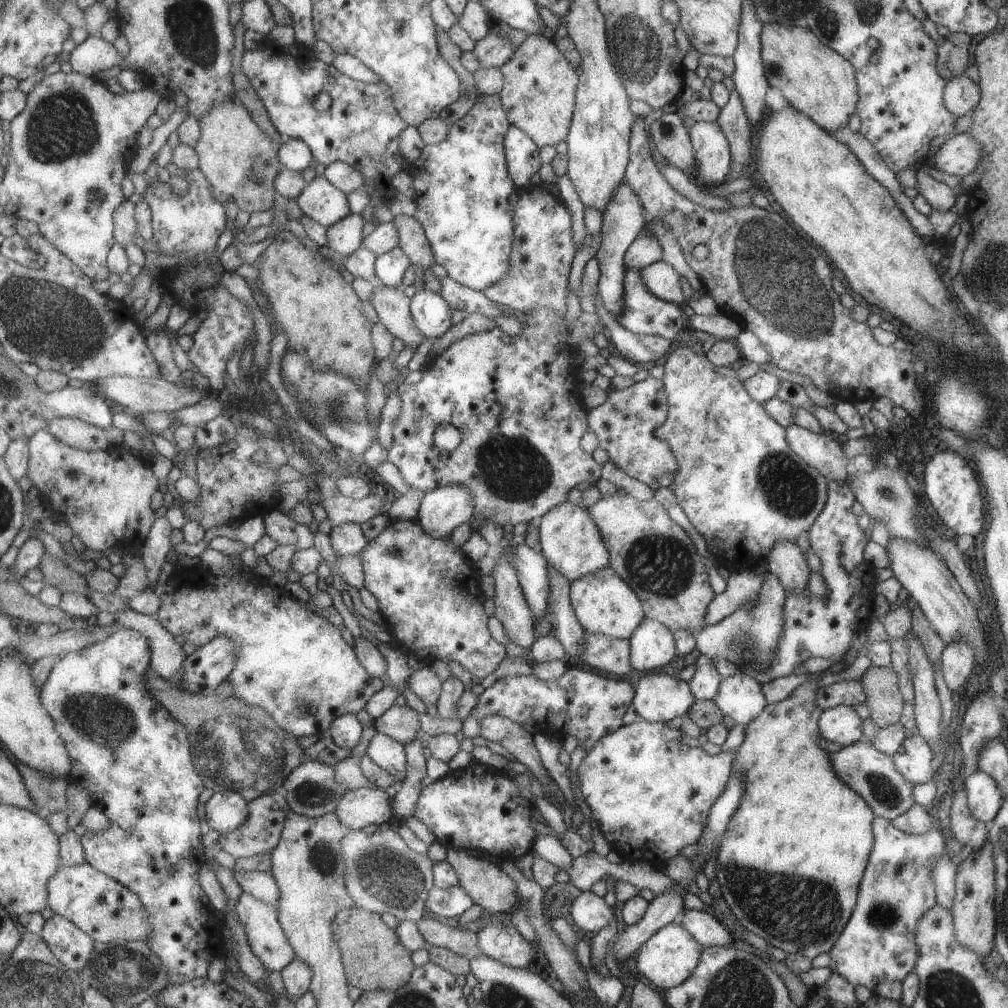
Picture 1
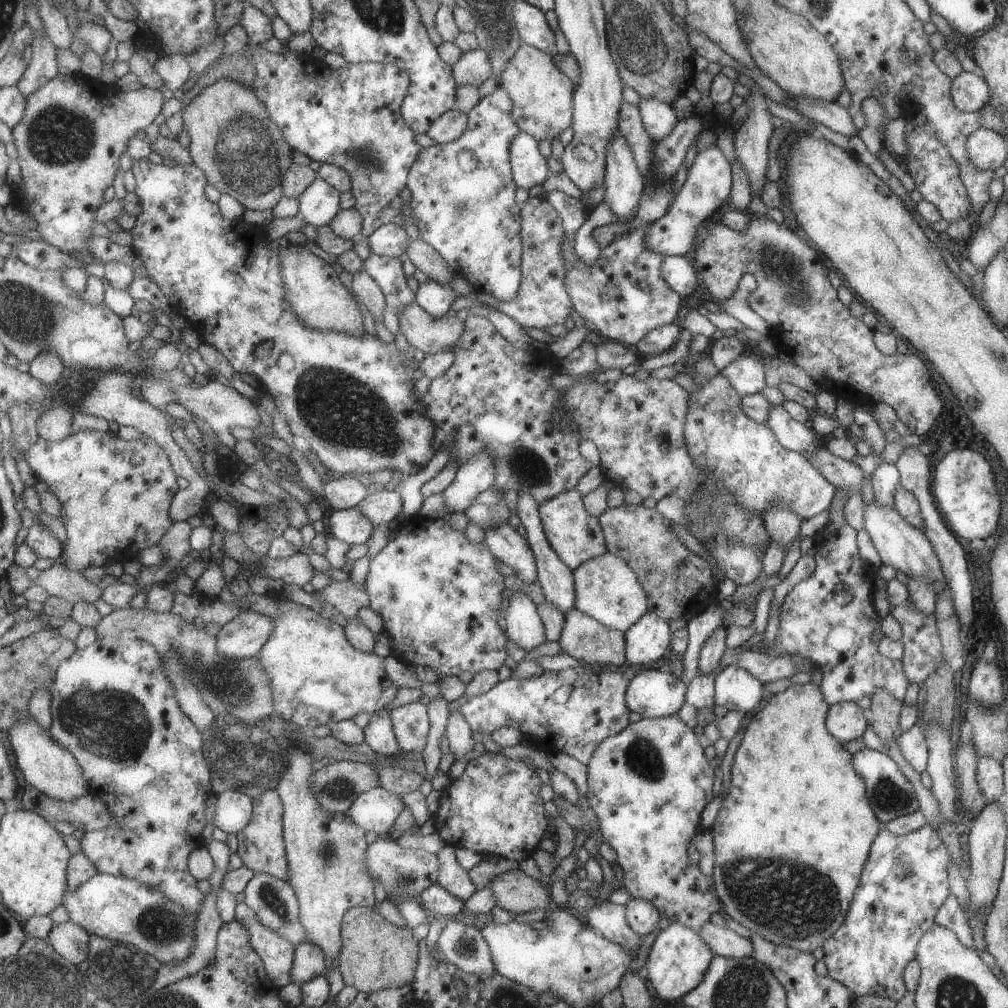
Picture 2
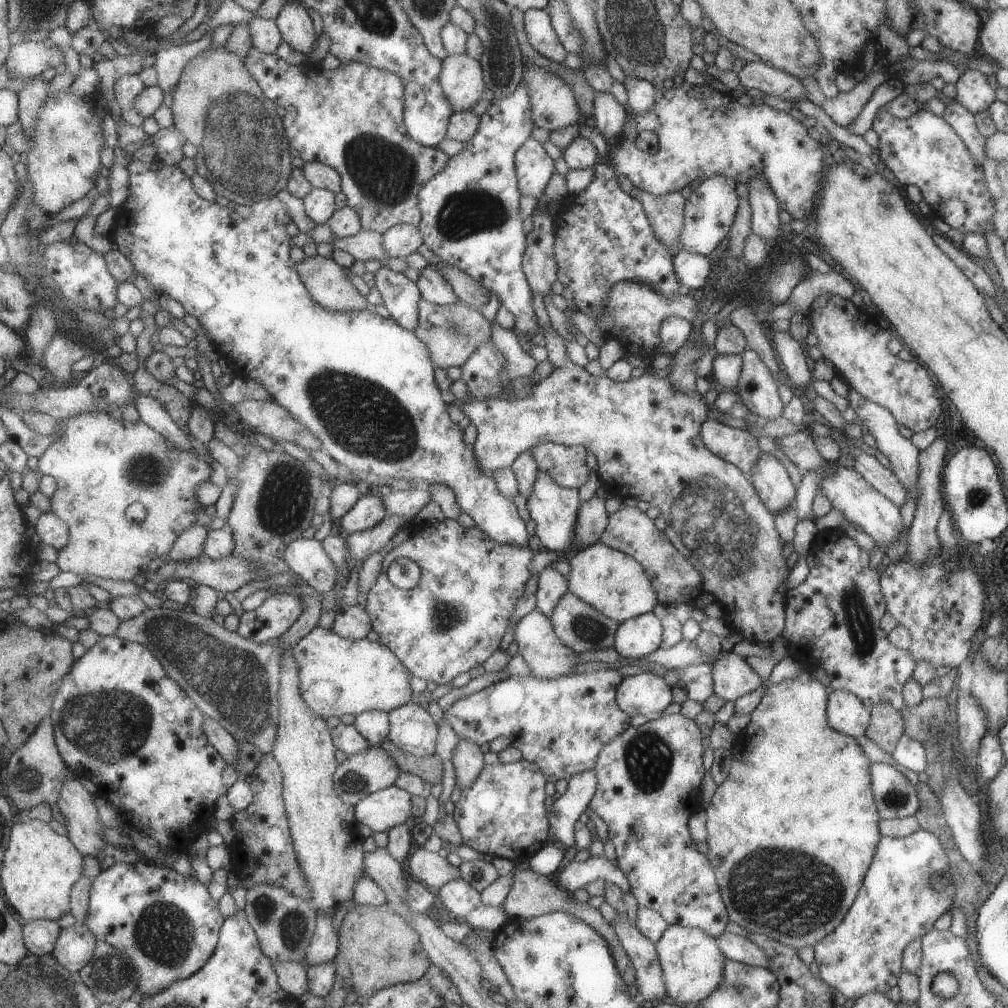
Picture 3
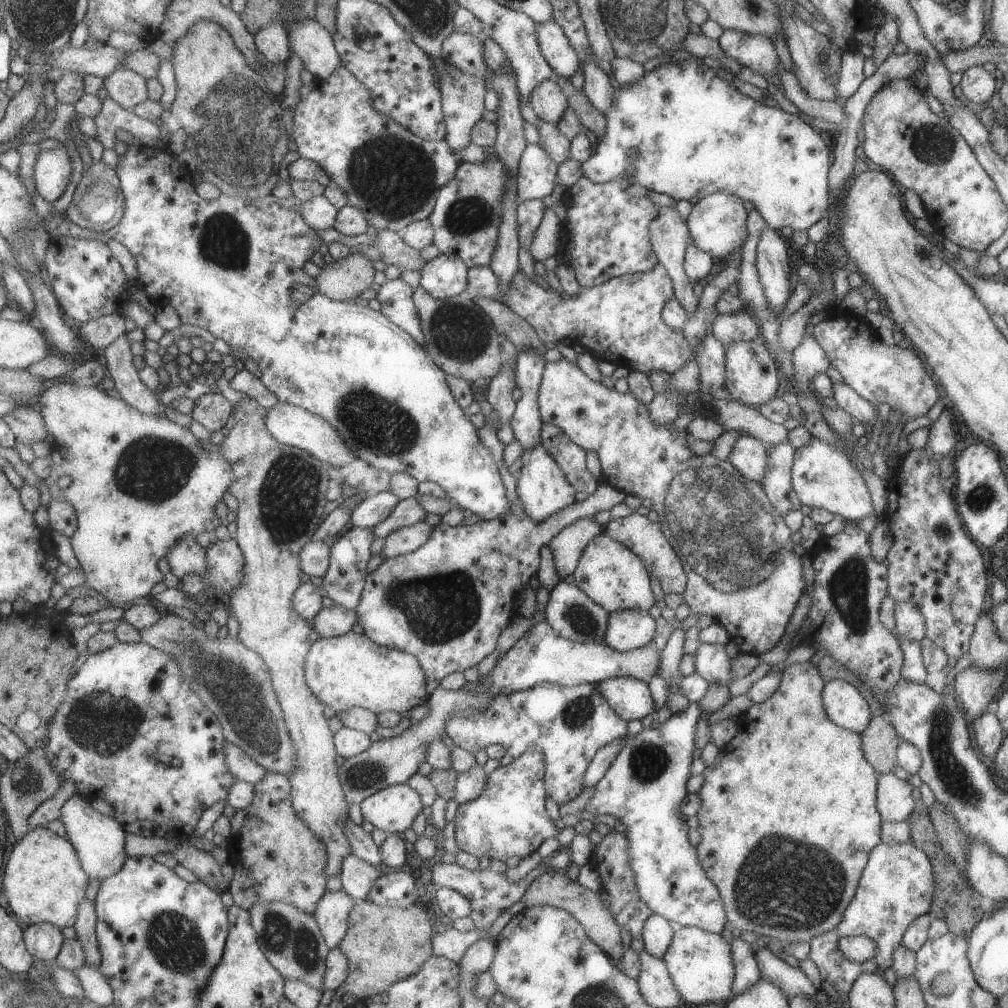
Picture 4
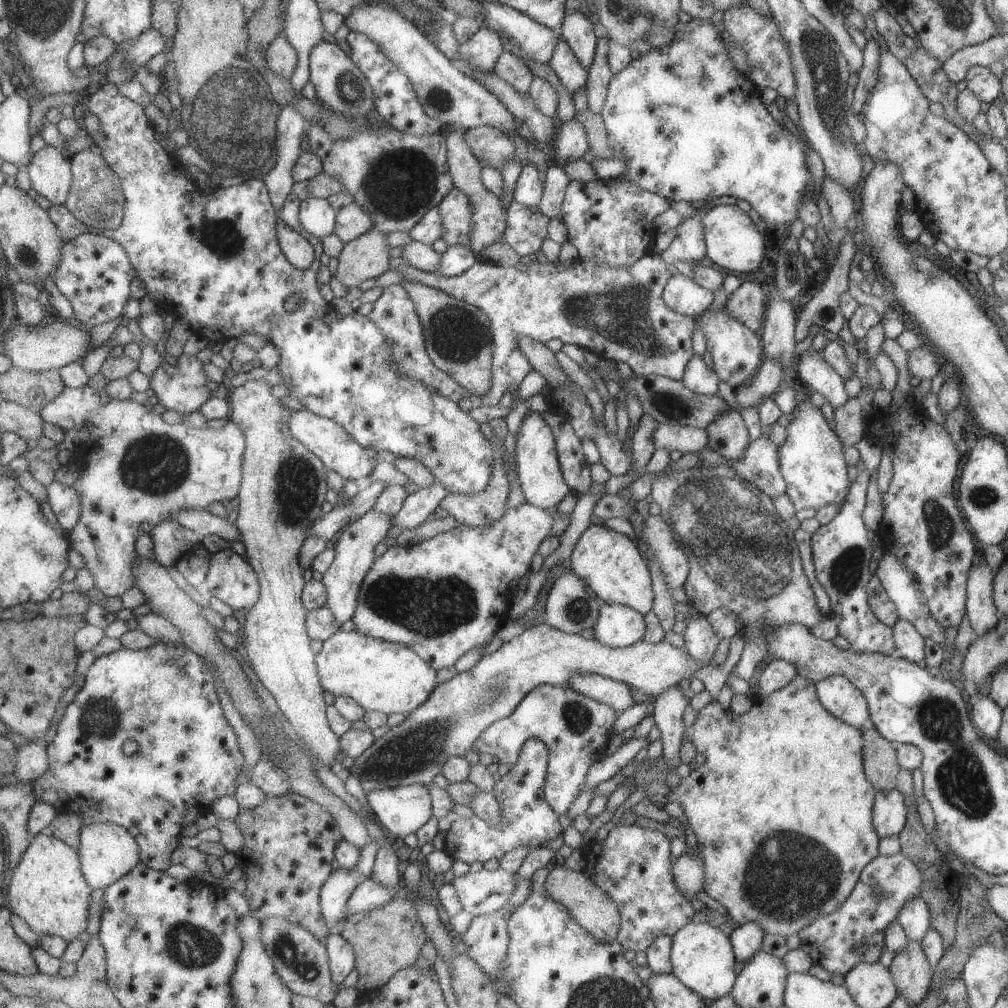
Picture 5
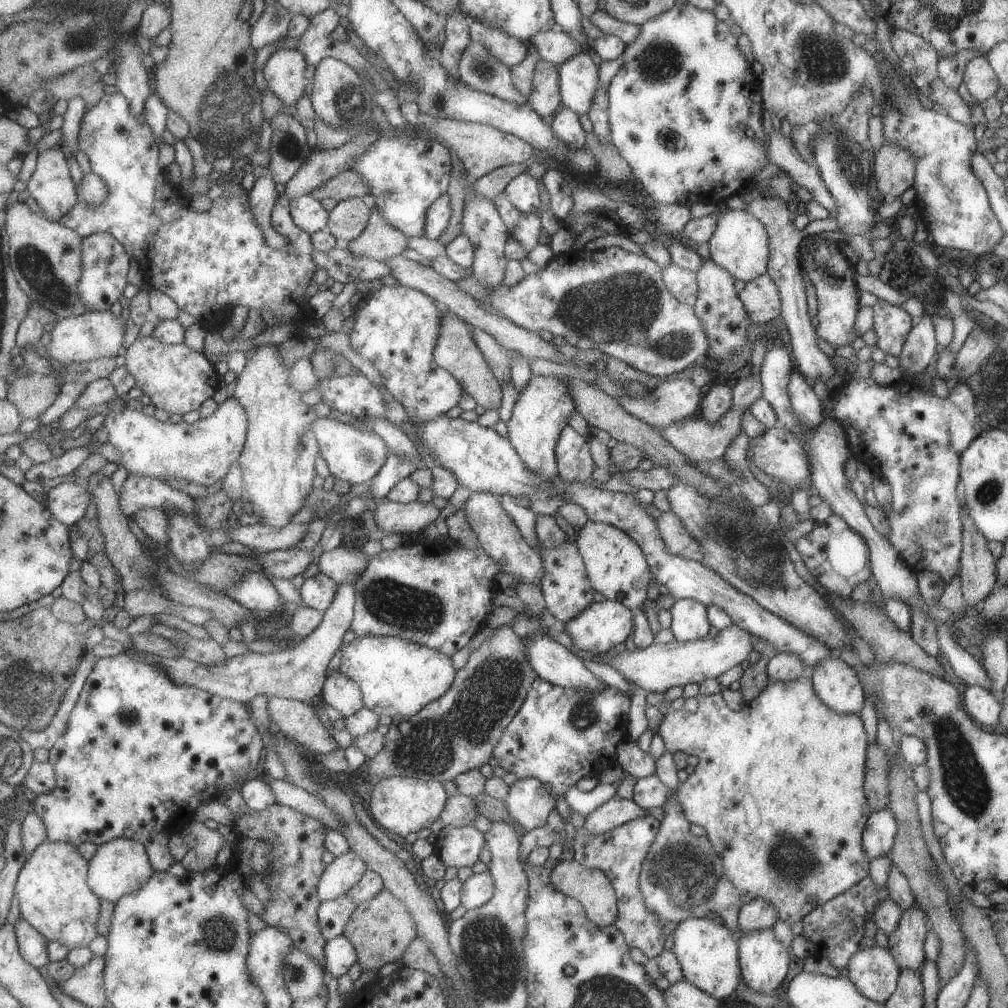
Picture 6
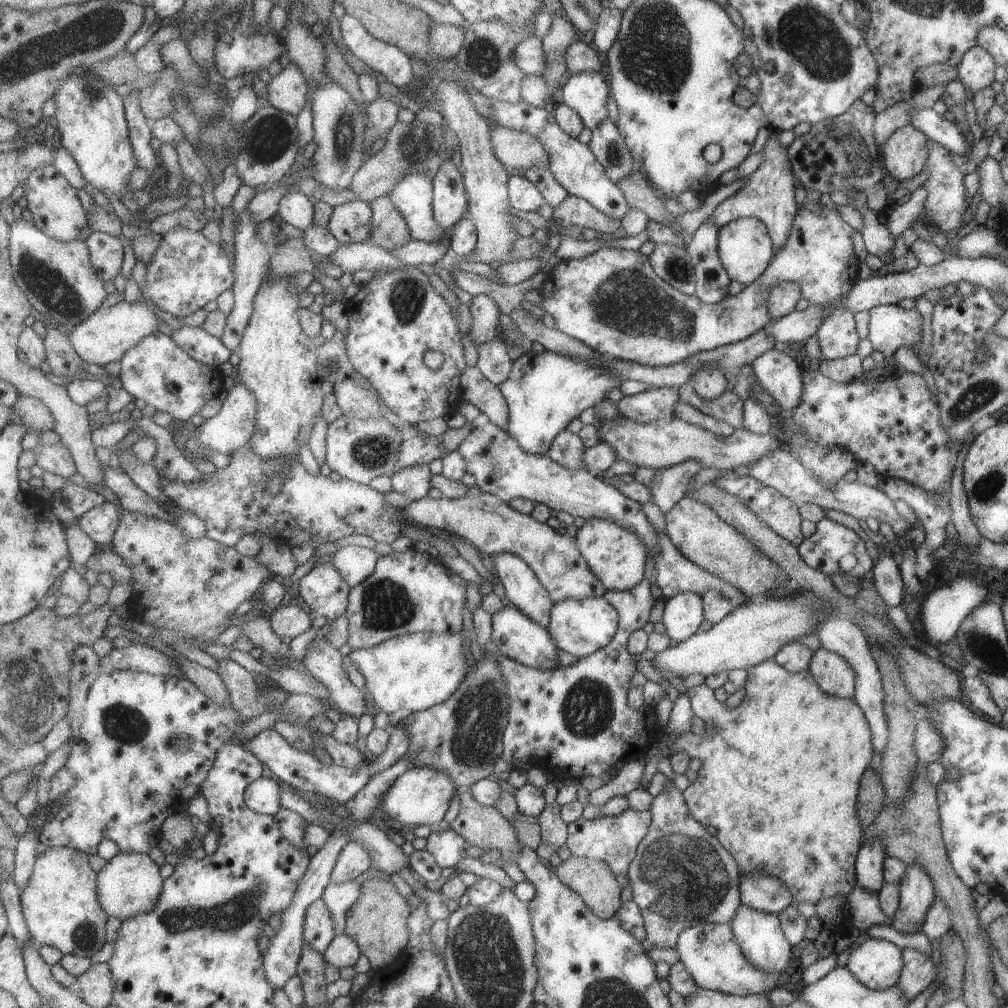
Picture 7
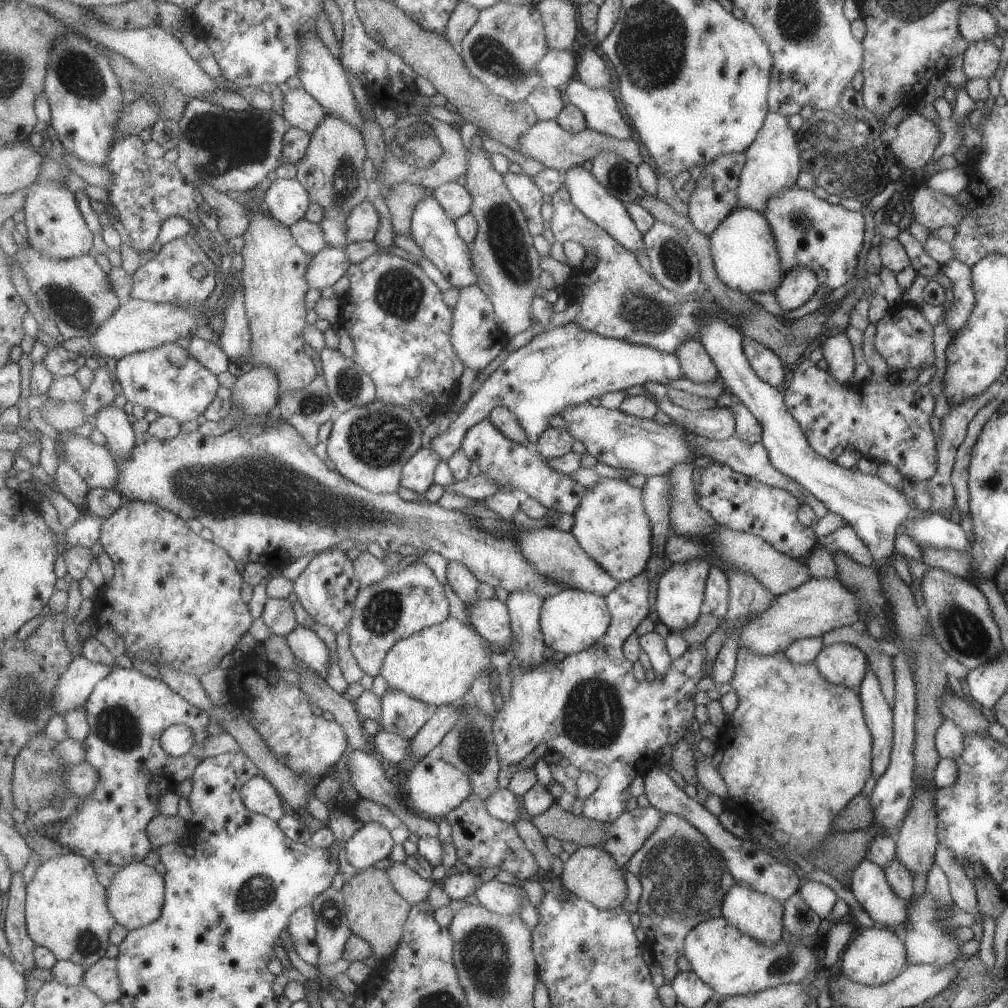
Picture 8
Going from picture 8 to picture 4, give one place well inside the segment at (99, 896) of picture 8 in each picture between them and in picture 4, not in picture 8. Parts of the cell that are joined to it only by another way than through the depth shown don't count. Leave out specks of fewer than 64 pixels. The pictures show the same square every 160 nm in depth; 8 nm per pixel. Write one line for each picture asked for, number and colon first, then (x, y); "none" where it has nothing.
4: (44, 881)
5: (48, 890)
6: (54, 894)
7: (61, 904)

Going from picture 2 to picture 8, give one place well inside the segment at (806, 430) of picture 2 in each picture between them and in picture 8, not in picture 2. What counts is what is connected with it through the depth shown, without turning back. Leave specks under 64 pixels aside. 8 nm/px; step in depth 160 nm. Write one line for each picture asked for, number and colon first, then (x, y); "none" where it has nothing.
3: (756, 387)
4: (751, 373)
5: (736, 353)
6: (722, 316)
7: (710, 286)
8: (714, 196)

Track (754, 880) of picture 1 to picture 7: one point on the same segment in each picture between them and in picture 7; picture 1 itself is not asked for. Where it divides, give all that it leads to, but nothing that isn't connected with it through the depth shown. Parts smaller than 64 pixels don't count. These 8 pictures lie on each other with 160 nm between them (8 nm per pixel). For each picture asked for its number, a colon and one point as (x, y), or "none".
2: (792, 835)
3: (791, 831)
4: (790, 781)
5: (781, 809)
6: (778, 786)
7: (779, 774)

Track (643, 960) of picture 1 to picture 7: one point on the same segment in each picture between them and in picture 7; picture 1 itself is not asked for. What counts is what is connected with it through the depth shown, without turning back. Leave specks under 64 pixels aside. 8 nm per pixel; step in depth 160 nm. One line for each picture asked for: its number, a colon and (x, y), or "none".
2: (678, 958)
3: (691, 962)
4: (699, 962)
5: (702, 958)
6: (708, 955)
7: (709, 952)

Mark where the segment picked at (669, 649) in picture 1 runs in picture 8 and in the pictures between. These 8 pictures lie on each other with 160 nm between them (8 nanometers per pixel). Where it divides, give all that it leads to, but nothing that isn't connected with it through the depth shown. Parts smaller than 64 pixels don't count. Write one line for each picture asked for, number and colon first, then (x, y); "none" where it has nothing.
2: (648, 638)
3: (638, 636)
4: (628, 629)
5: (618, 625)
6: (603, 625)
7: (580, 627)
8: (573, 620)

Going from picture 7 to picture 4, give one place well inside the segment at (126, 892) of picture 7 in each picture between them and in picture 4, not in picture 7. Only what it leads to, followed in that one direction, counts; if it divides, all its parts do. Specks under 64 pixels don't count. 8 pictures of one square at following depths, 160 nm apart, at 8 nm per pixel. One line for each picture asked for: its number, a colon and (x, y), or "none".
4: (100, 840)
5: (108, 852)
6: (123, 866)

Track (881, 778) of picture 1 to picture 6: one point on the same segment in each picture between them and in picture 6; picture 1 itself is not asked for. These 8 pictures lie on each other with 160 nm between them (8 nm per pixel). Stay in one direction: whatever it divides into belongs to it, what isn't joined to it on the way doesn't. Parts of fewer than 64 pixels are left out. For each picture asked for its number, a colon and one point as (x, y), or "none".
2: (890, 795)
3: (894, 796)
4: (894, 802)
5: (888, 814)
6: (877, 838)

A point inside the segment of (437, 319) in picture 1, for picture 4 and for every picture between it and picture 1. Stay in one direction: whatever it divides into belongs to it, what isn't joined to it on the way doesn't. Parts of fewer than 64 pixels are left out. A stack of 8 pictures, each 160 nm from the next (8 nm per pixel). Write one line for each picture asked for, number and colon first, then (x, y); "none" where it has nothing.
2: (436, 298)
3: (435, 287)
4: (445, 276)

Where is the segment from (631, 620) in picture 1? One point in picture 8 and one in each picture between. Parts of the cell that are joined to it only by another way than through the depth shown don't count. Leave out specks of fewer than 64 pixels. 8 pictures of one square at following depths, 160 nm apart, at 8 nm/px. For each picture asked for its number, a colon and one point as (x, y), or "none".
2: (608, 590)
3: (615, 584)
4: (609, 573)
5: (612, 566)
6: (614, 562)
7: (616, 555)
8: (611, 526)

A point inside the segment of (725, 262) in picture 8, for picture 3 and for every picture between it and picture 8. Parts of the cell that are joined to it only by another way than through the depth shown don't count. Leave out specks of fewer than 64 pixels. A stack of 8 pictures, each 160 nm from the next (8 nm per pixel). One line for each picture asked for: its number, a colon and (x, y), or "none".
3: (709, 211)
4: (716, 223)
5: (733, 242)
6: (739, 245)
7: (744, 247)

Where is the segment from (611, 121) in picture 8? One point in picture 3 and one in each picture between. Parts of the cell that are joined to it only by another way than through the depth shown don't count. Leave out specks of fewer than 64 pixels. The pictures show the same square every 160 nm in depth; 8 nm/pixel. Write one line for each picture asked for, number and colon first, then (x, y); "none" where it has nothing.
3: (541, 32)
4: (556, 46)
5: (574, 75)
6: (579, 83)
7: (586, 92)

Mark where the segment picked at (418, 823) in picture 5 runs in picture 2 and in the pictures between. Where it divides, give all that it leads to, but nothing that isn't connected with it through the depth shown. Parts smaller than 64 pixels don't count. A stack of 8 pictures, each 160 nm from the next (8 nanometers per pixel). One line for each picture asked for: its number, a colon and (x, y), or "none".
2: (377, 810)
3: (383, 810)
4: (394, 809)

